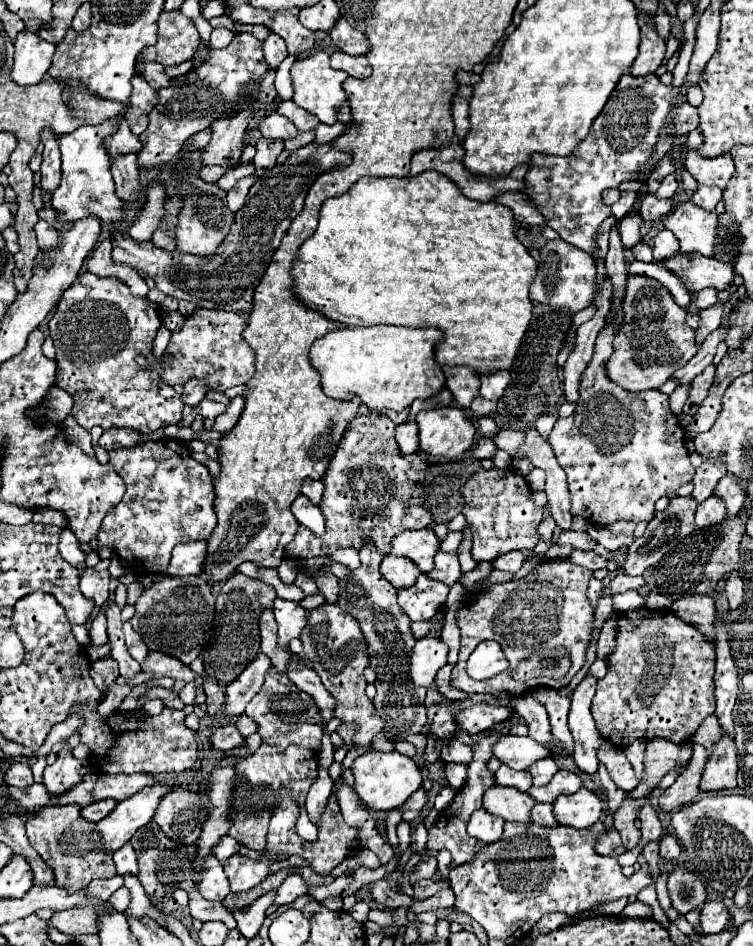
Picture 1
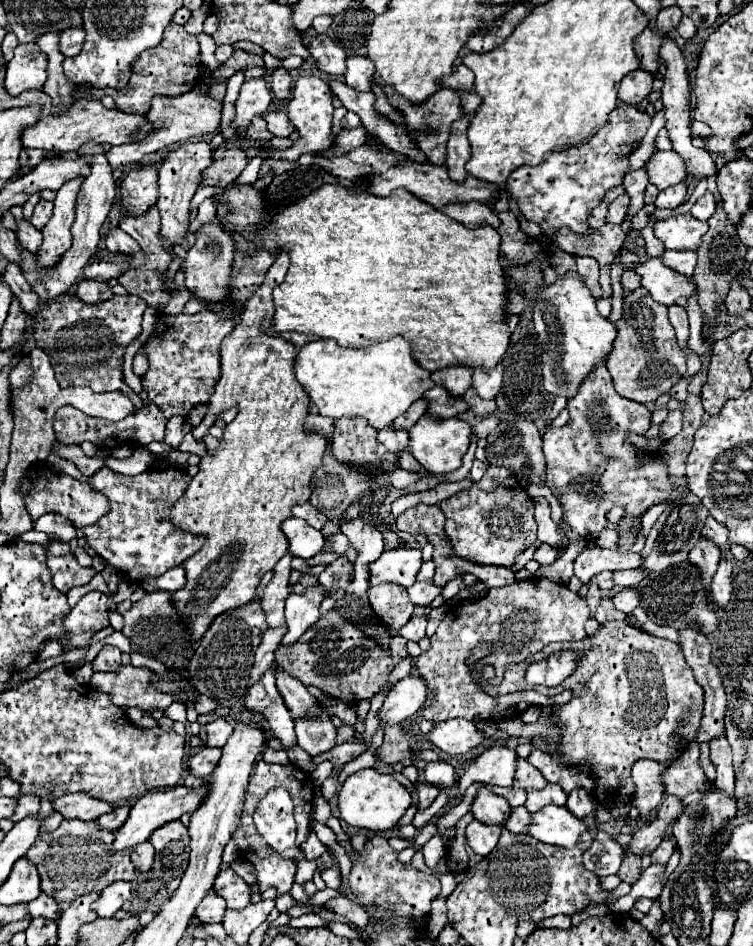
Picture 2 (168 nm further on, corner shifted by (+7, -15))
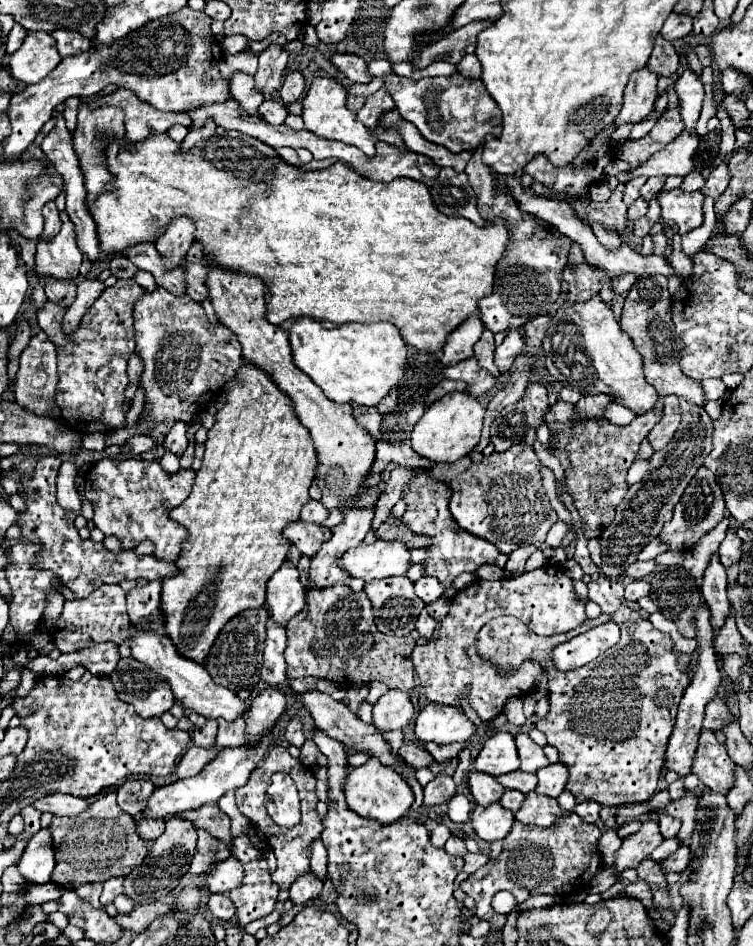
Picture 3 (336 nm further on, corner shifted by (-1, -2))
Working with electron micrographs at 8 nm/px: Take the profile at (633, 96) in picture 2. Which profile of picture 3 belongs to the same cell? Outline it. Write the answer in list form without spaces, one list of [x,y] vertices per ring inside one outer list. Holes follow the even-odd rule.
[[[641,67],[631,73],[623,95],[623,107],[615,123],[637,123],[653,111],[657,99],[657,75],[649,67]]]

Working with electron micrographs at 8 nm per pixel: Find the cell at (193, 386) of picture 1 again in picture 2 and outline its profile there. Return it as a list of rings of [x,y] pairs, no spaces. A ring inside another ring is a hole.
[[[171,418],[169,422],[167,422],[167,432],[165,432],[165,444],[167,446],[171,446],[171,448],[179,448],[179,444],[181,444],[181,440],[183,440],[183,418]]]

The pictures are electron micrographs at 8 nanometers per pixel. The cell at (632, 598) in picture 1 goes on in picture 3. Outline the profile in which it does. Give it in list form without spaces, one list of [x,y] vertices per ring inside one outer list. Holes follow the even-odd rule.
[[[605,575],[589,583],[589,599],[595,601],[603,613],[613,613],[627,601],[623,595],[623,583]]]

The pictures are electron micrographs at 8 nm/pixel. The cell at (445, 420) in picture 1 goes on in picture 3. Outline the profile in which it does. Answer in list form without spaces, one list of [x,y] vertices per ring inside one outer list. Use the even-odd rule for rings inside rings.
[[[449,393],[425,409],[423,417],[417,421],[411,433],[411,445],[421,457],[427,457],[429,461],[453,463],[471,453],[479,443],[483,413],[485,409],[475,397],[469,397],[467,393]]]

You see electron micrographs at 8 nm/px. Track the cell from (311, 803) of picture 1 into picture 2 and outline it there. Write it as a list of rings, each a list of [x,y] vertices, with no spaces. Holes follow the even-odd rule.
[[[311,830],[311,834],[309,834],[309,838],[307,838],[307,842],[301,844],[301,848],[303,848],[307,860],[317,860],[323,852],[327,852],[327,846],[319,842],[319,838],[315,836],[313,830]]]

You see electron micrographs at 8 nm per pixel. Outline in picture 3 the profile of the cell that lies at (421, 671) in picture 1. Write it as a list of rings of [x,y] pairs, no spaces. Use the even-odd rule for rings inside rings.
[[[389,689],[373,705],[373,725],[381,731],[403,729],[413,719],[415,707],[411,703],[411,691]]]

